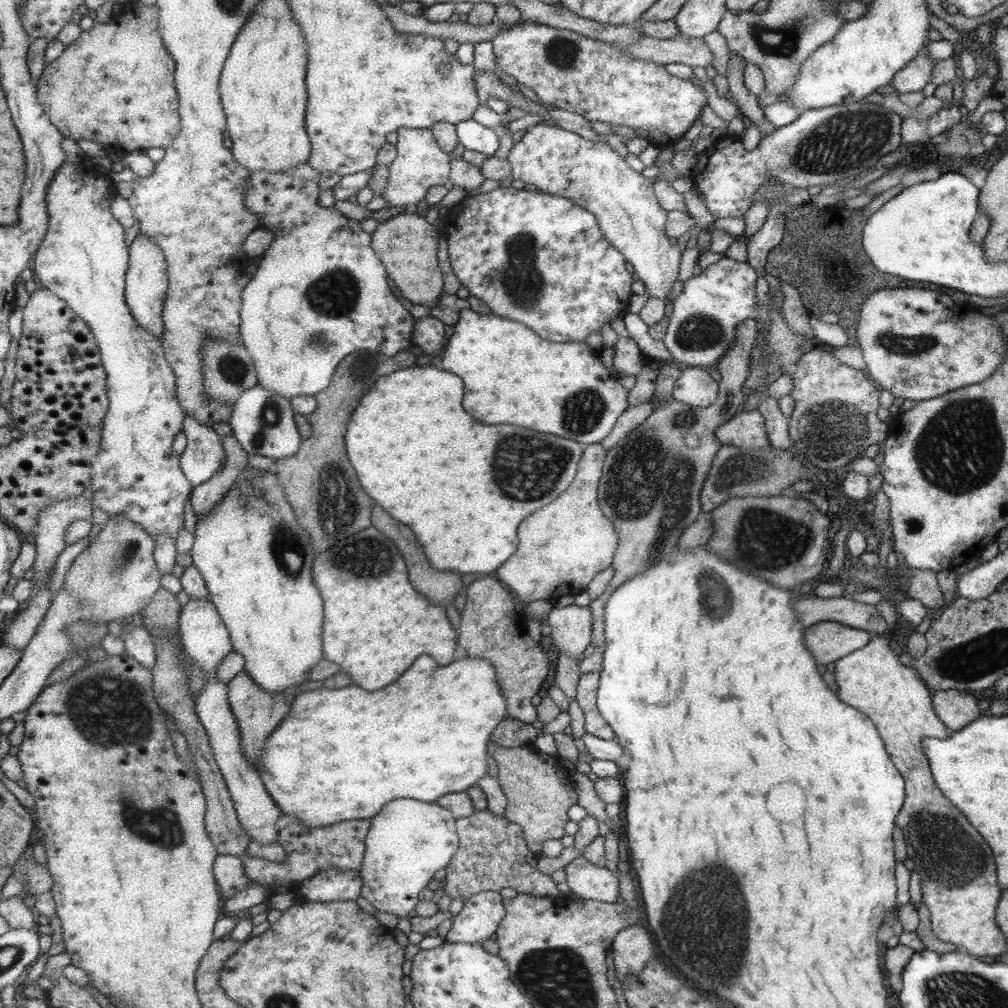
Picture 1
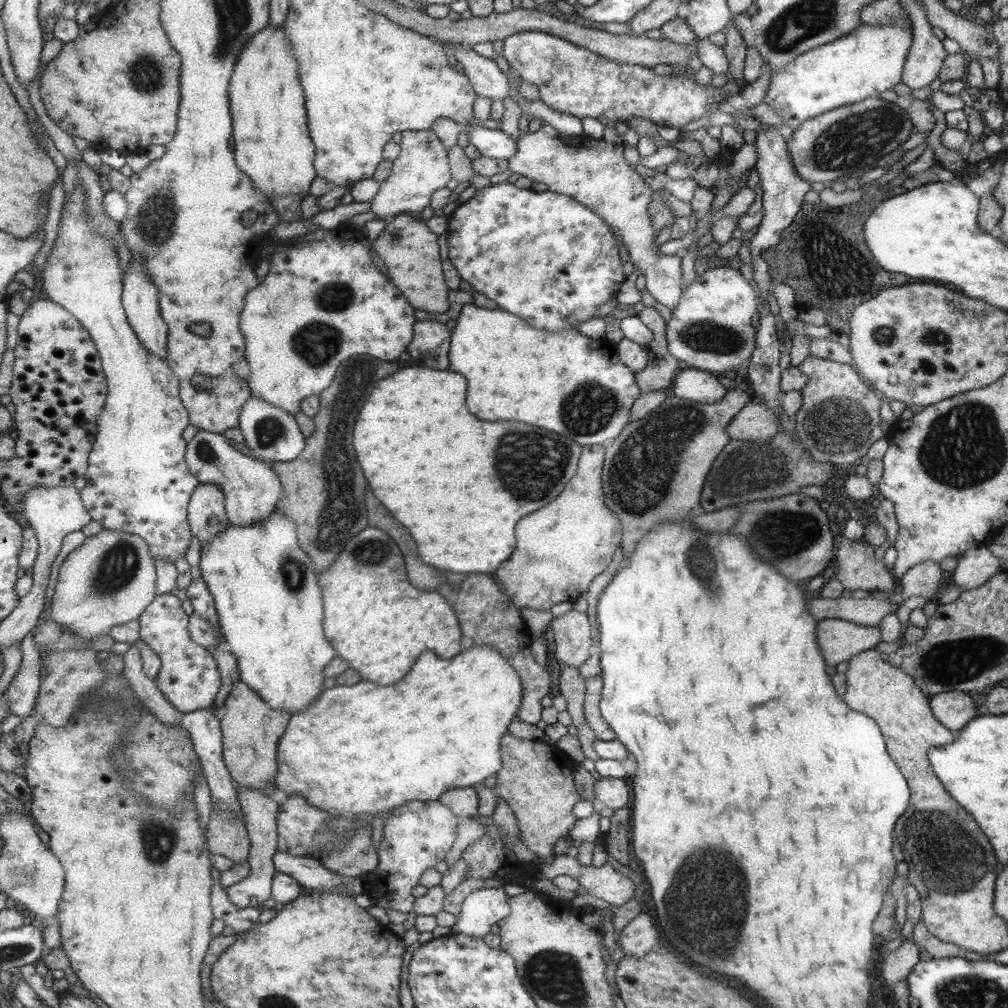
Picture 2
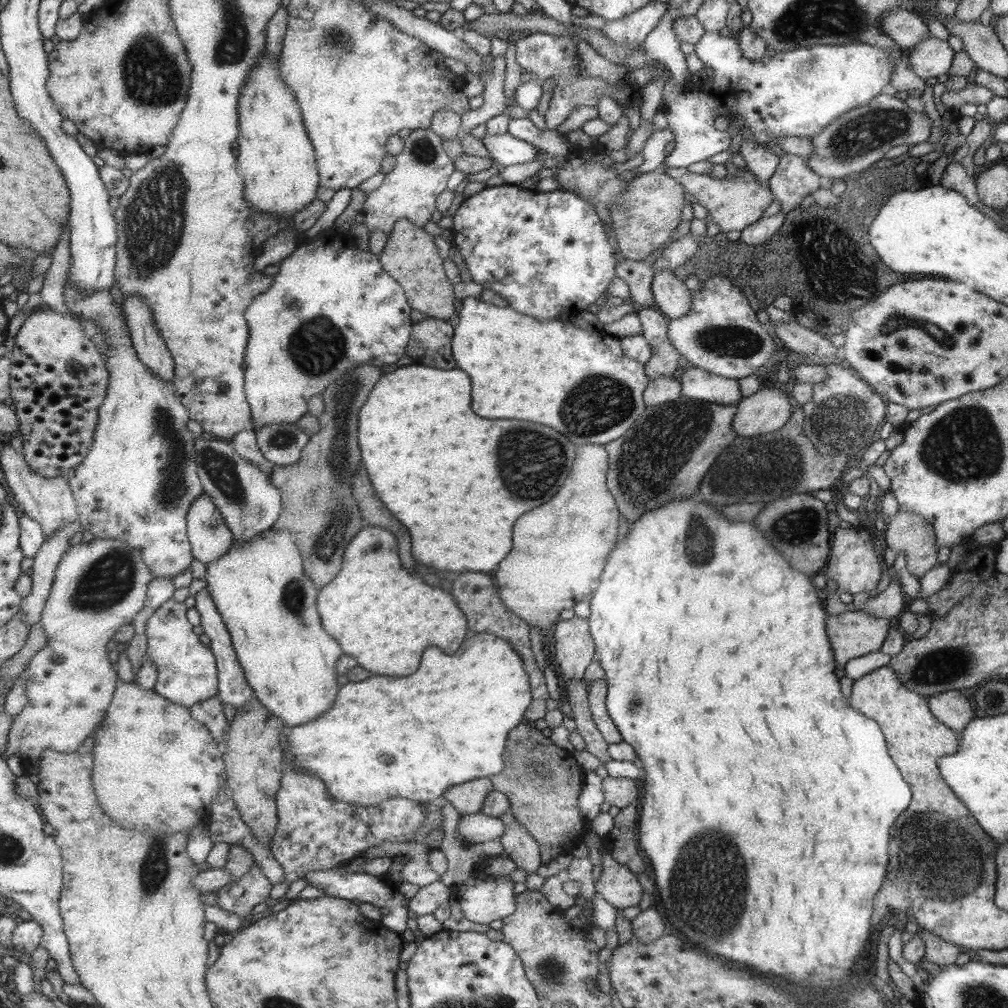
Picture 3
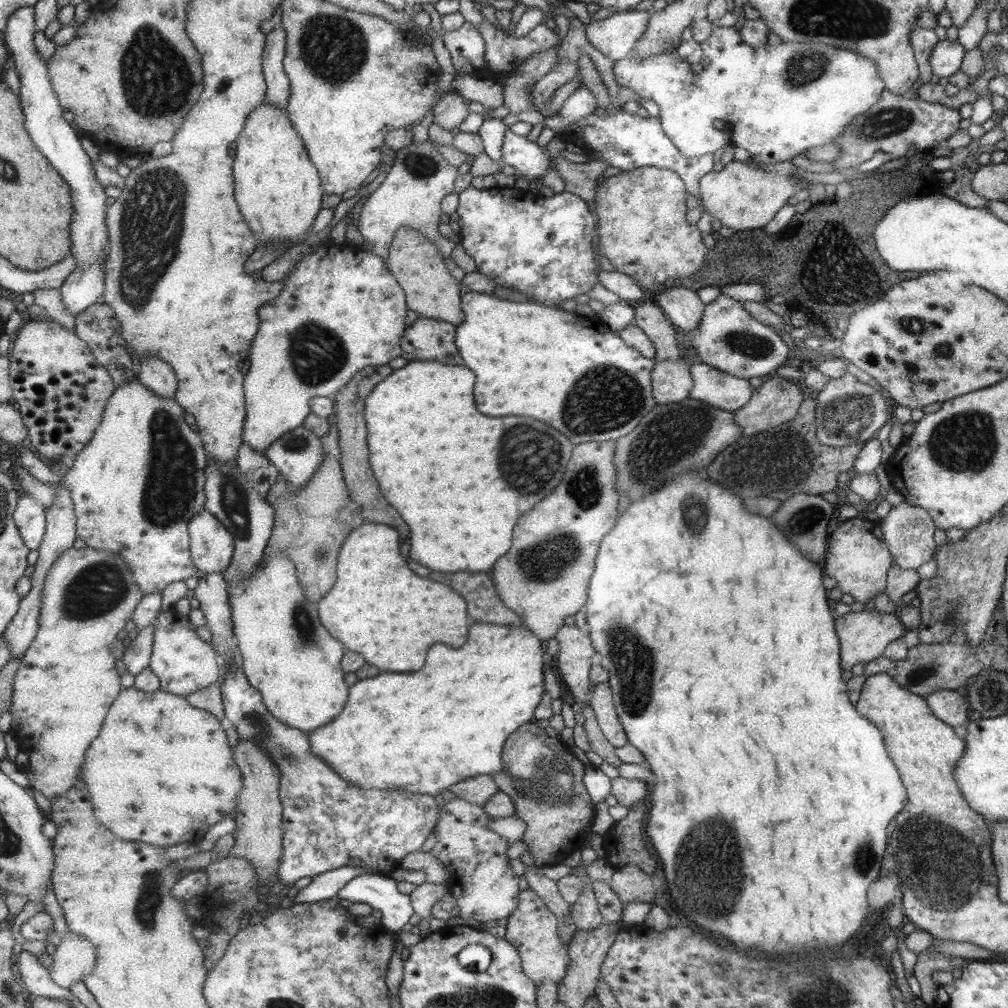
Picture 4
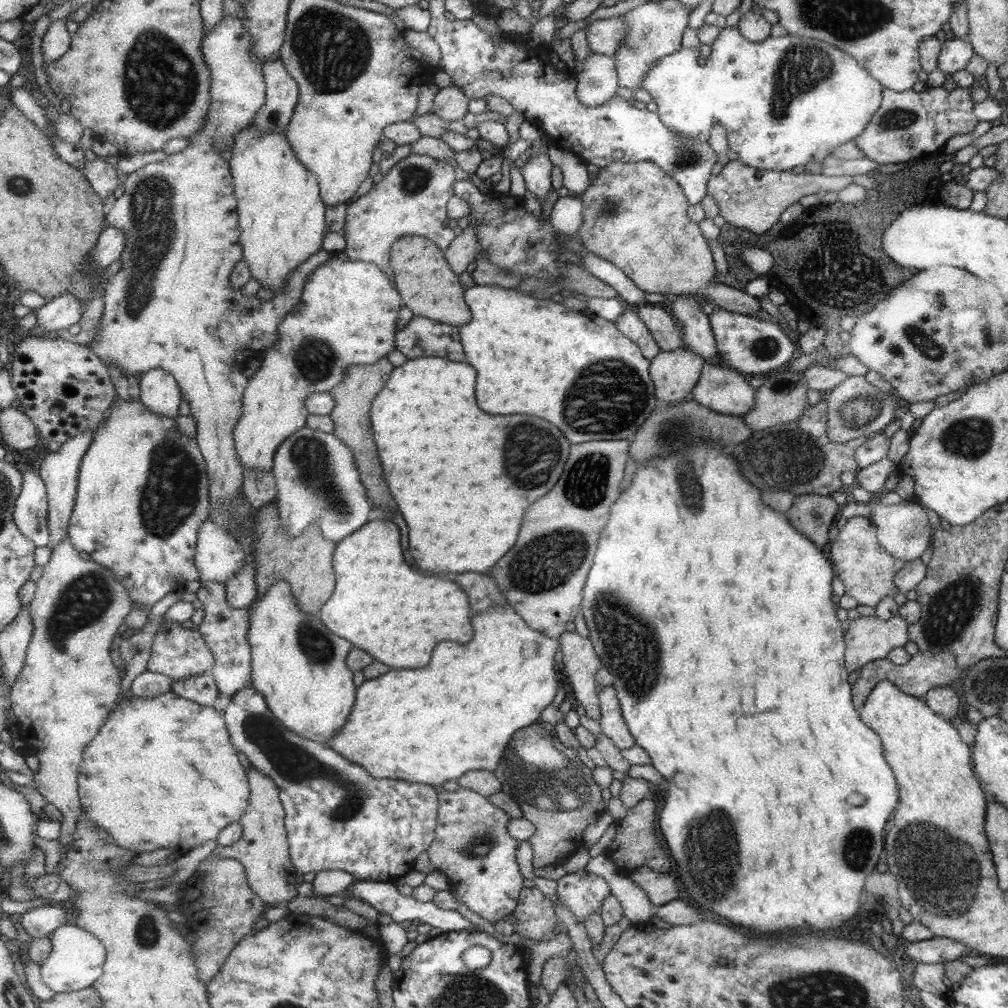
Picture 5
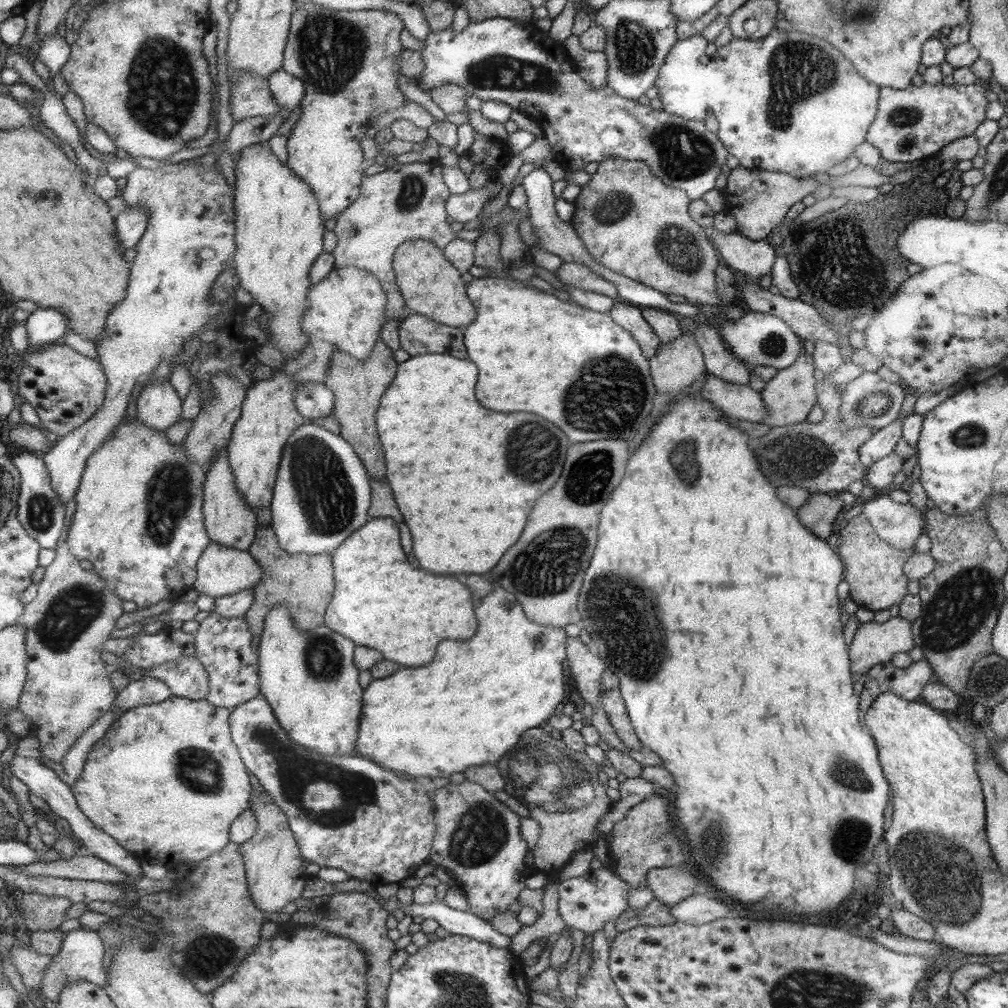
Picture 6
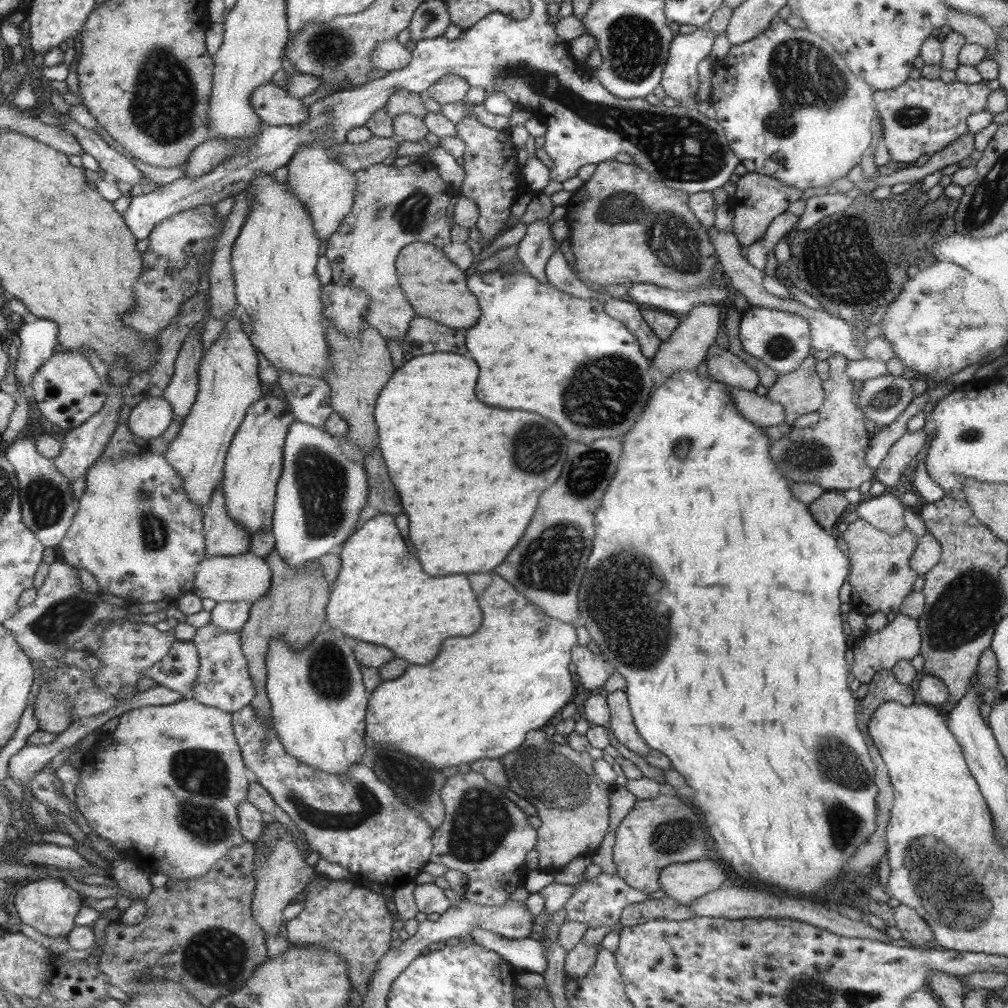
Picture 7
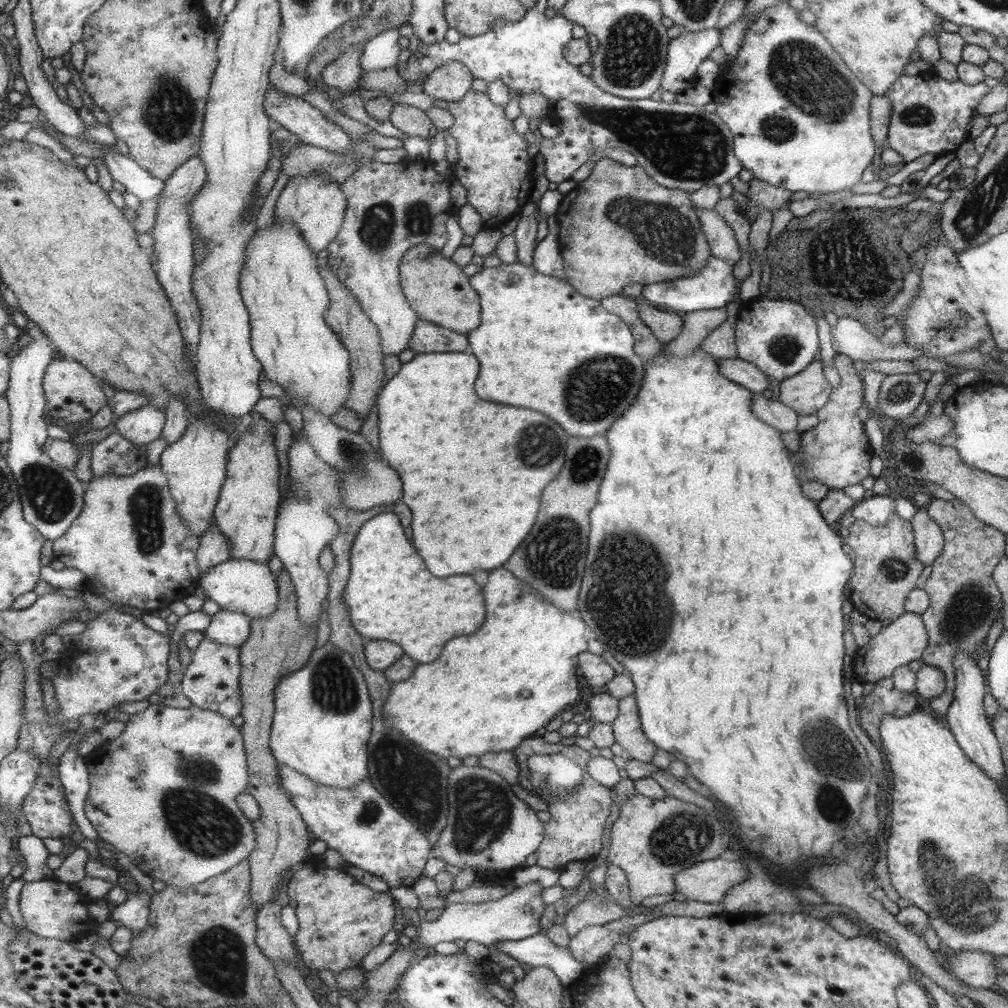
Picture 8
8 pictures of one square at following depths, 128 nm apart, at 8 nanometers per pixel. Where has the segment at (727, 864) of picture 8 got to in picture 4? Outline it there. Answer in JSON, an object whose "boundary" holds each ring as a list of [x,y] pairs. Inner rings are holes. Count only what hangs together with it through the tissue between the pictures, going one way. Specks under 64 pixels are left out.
{"boundary":[[[618,865],[610,877],[611,890],[617,895],[621,904],[627,901],[649,902],[654,904],[655,888],[651,876],[645,874],[635,865]]]}

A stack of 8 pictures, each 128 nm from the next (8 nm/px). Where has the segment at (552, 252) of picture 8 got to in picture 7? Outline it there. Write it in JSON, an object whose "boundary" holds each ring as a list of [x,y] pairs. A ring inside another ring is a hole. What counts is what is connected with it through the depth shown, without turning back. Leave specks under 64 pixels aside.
{"boundary":[[[553,249],[553,253],[547,259],[544,268],[545,278],[551,286],[559,290],[572,294],[575,297],[583,297],[589,299],[597,299],[597,301],[605,302],[610,298],[607,294],[597,294],[593,290],[589,290],[581,280],[579,280],[573,271],[569,269],[569,265],[565,262],[563,253],[559,249]]]}

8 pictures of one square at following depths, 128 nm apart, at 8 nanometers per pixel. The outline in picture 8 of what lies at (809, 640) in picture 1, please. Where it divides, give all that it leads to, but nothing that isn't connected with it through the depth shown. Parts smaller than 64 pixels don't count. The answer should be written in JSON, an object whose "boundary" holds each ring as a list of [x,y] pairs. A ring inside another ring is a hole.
{"boundary":[[[904,613],[893,623],[884,623],[876,635],[870,636],[866,644],[854,652],[851,673],[853,682],[875,684],[879,680],[890,678],[896,668],[919,659],[927,646],[928,631],[925,630],[923,620],[917,614]]]}

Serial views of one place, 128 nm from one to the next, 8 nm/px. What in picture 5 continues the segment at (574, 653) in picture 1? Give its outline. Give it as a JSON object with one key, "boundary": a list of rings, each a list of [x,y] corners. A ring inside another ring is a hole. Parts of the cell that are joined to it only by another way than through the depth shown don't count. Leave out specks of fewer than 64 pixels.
{"boundary":[[[565,630],[557,640],[560,643],[563,672],[577,703],[583,706],[587,717],[599,722],[599,694],[595,690],[599,660],[595,656],[596,652],[591,650],[587,637],[581,637],[576,632]]]}

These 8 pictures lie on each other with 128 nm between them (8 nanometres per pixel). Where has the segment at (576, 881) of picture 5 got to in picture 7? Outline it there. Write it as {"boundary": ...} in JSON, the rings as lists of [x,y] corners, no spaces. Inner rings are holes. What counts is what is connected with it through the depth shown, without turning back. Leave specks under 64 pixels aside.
{"boundary":[[[599,872],[599,876],[595,876],[593,880],[577,882],[575,890],[571,892],[571,896],[567,898],[567,902],[563,904],[559,920],[579,921],[585,923],[588,927],[597,928],[597,926],[613,925],[618,922],[621,911],[625,906],[637,902],[643,902],[647,898],[647,894],[639,892],[627,886],[617,875],[609,876]]]}

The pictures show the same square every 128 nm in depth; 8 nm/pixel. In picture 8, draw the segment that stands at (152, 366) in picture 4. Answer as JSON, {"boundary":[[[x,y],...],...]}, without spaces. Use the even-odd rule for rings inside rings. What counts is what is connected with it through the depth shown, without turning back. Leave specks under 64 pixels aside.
{"boundary":[[[147,404],[120,417],[115,430],[123,434],[125,440],[129,440],[131,444],[142,446],[160,437],[165,420],[167,416],[164,410],[157,410]]]}

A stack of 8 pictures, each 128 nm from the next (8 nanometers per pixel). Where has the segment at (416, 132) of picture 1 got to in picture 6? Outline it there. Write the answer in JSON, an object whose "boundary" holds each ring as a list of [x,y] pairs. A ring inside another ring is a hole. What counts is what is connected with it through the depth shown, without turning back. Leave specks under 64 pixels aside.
{"boundary":[[[437,160],[405,164],[395,162],[384,171],[365,176],[361,181],[361,194],[356,201],[336,218],[324,220],[324,228],[332,230],[337,238],[337,244],[330,253],[334,268],[357,266],[380,280],[388,296],[386,322],[398,324],[407,316],[403,312],[404,297],[395,284],[392,268],[392,257],[397,246],[409,240],[423,240],[443,248],[455,238],[449,224],[445,222],[445,200],[448,200],[450,191],[446,183],[441,178],[441,166],[437,166]]]}

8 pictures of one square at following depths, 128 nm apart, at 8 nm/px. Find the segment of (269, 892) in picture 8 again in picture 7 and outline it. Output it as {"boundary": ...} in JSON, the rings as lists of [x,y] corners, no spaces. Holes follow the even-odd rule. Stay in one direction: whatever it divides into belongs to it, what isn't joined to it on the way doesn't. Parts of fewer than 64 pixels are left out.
{"boundary":[[[274,548],[264,557],[264,562],[271,568],[272,586],[261,600],[250,605],[248,620],[240,629],[239,636],[241,636],[241,650],[247,660],[249,678],[255,690],[254,698],[248,705],[253,706],[258,717],[265,722],[270,722],[271,704],[267,702],[268,643],[275,636],[279,636],[293,650],[301,650],[308,646],[312,638],[324,629],[323,623],[327,618],[326,611],[331,594],[328,592],[328,586],[318,562],[293,569],[283,562],[283,558]]]}

